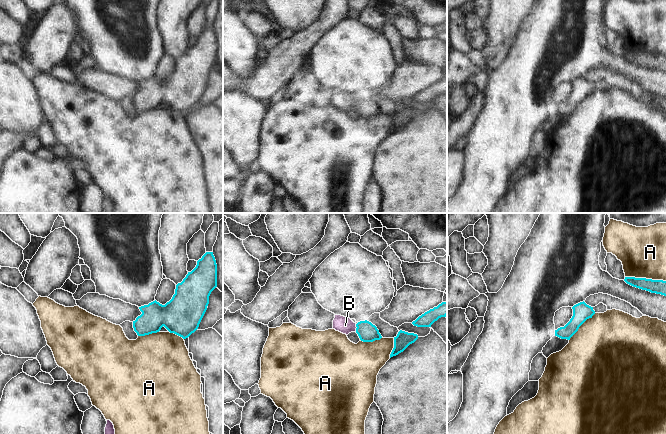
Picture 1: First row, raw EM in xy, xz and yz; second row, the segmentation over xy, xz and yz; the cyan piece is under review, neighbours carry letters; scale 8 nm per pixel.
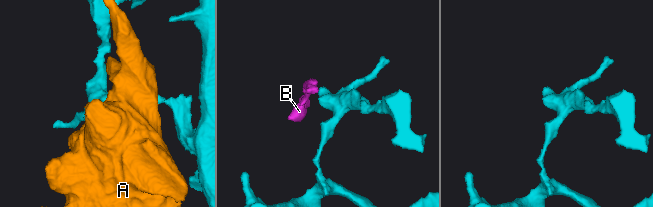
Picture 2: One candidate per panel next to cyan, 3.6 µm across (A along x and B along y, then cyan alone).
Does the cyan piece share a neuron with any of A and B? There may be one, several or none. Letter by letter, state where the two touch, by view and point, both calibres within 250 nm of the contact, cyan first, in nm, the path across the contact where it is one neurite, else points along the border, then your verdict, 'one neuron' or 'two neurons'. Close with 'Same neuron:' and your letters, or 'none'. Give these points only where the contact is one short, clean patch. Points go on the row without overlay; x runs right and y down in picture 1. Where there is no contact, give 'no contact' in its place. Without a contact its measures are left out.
A: yz (645, 54) | 110/380 nm | two neurons
B: xz (356, 102) | 160/140 nm | across xz (367, 108), (363, 104), (356, 102), (345, 101) | one neuron
Same neuron: B

